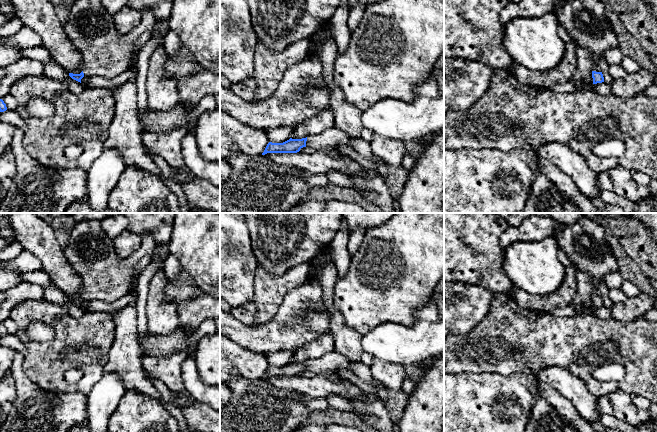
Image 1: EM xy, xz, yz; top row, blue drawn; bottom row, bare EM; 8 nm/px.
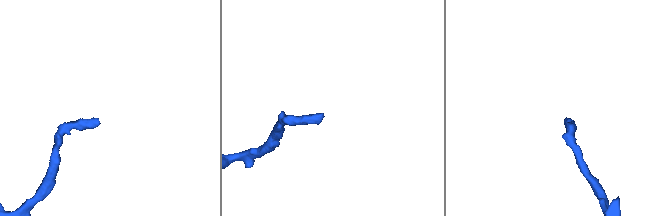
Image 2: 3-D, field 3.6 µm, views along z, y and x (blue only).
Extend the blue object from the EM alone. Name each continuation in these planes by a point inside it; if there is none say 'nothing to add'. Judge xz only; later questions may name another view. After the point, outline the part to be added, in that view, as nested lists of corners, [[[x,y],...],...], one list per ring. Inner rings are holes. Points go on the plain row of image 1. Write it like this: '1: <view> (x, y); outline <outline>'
nothing to add

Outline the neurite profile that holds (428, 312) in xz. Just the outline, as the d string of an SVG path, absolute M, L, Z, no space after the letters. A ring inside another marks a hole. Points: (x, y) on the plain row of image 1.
M435 297L430 298L424 305L415 310L415 316L428 322L436 322L440 319L438 315Z

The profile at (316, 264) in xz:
M330 245L322 248L309 262L311 280L319 280L324 265L328 261L333 261L332 251Z

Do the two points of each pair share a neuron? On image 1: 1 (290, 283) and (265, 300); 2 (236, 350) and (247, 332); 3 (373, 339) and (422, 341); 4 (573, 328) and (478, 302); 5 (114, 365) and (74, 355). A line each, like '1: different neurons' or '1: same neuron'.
1: same neuron
2: different neurons
3: same neuron
4: different neurons
5: different neurons

